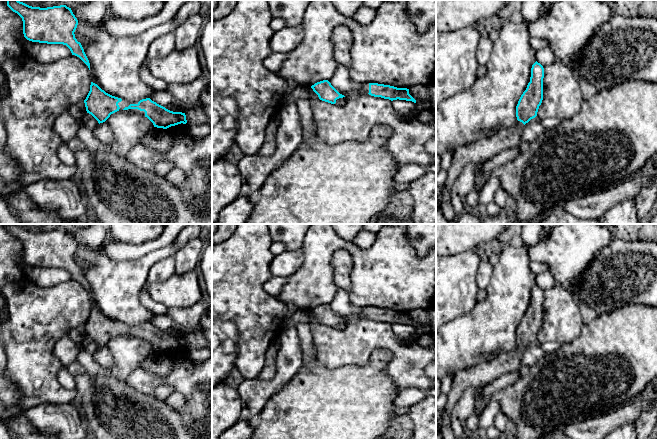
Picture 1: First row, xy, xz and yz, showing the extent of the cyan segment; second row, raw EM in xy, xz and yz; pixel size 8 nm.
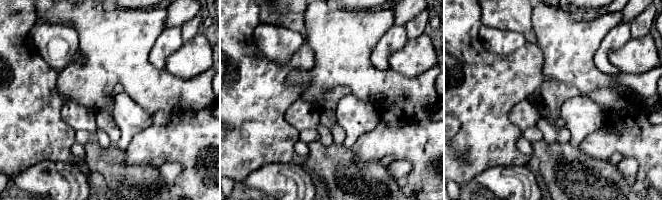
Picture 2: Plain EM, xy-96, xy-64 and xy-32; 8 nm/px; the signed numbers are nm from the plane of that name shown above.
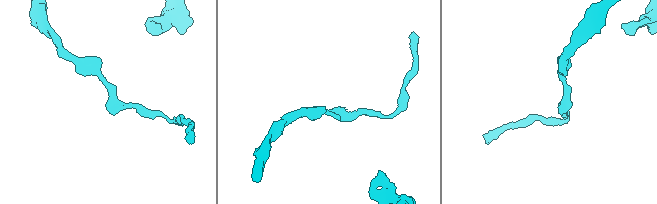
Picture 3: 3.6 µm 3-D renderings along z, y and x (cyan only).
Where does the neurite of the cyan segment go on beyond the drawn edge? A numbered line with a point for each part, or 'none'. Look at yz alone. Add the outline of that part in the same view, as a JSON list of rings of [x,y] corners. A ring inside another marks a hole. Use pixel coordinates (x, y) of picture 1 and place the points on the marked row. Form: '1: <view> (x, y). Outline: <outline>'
1: yz (478, 152). Outline: [[[517,121],[512,127],[501,129],[489,138],[482,138],[474,143],[458,147],[453,153],[451,167],[447,170],[447,179],[438,199],[438,206],[451,200],[453,184],[467,164],[480,165],[502,151],[519,147],[524,126],[522,122]]]

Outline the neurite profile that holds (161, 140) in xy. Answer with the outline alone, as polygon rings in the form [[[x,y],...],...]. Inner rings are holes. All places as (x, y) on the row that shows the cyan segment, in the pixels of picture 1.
[[[153,127],[152,130],[146,132],[139,144],[160,153],[166,153],[173,145],[173,137],[166,129]]]

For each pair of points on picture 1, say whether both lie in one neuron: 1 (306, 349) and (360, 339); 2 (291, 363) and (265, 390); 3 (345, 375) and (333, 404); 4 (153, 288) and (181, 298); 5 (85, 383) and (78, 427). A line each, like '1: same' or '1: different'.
1: different
2: same
3: same
4: same
5: different

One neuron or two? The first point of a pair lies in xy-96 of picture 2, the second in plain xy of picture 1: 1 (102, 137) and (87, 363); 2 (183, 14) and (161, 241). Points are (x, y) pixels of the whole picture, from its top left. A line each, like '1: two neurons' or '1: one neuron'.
1: one neuron
2: two neurons

